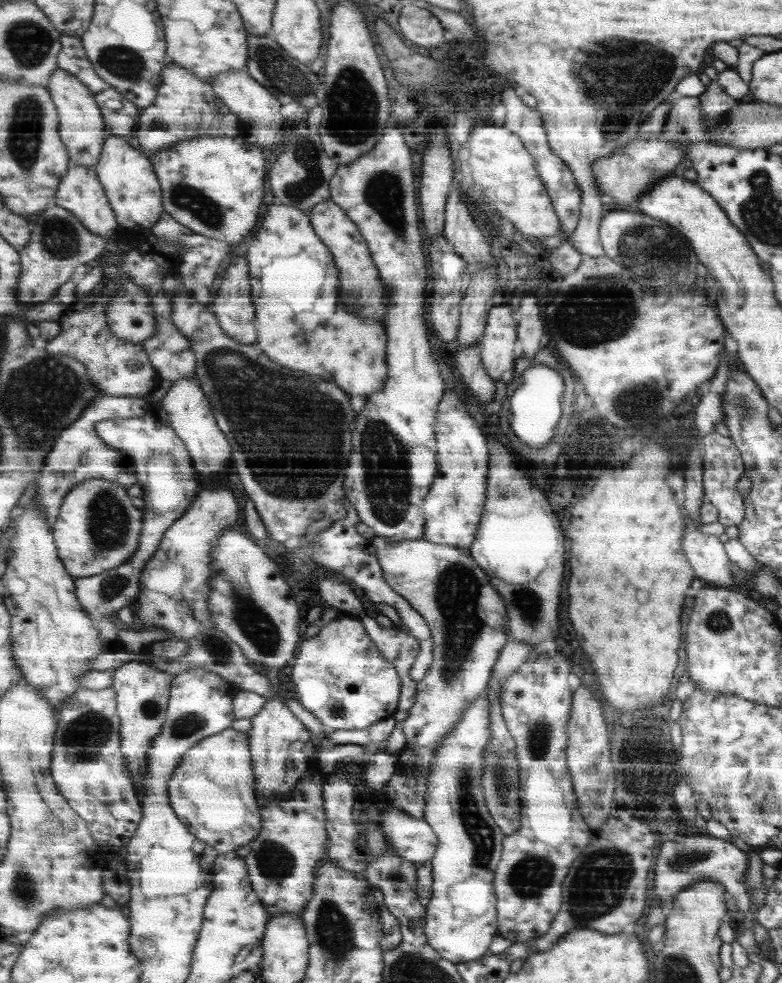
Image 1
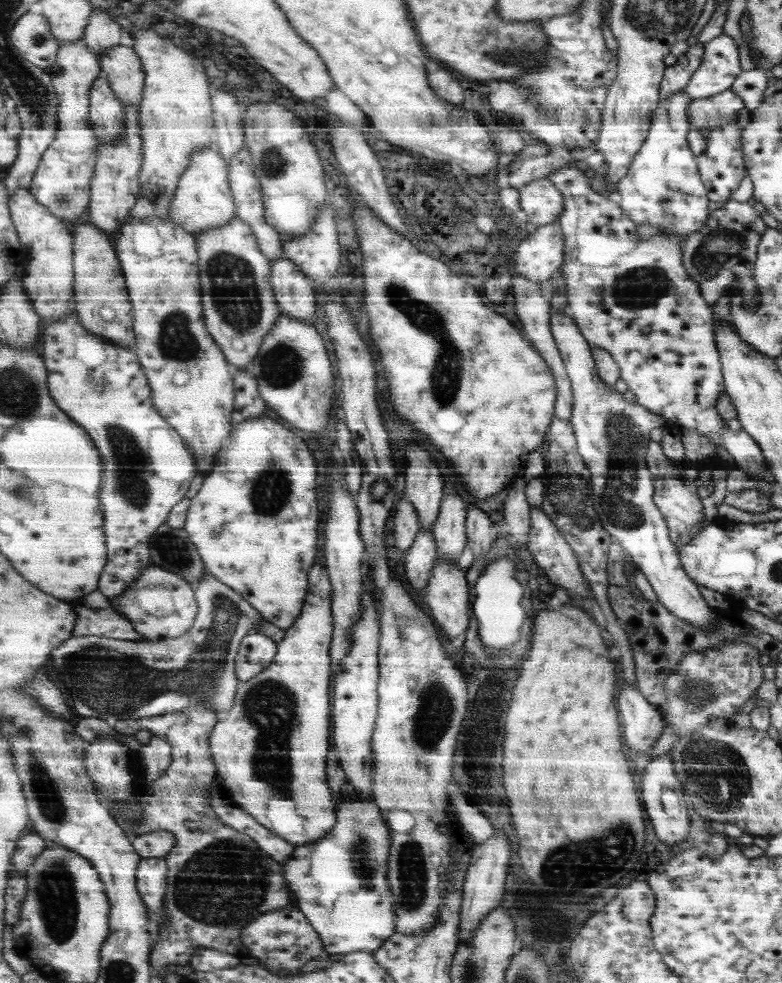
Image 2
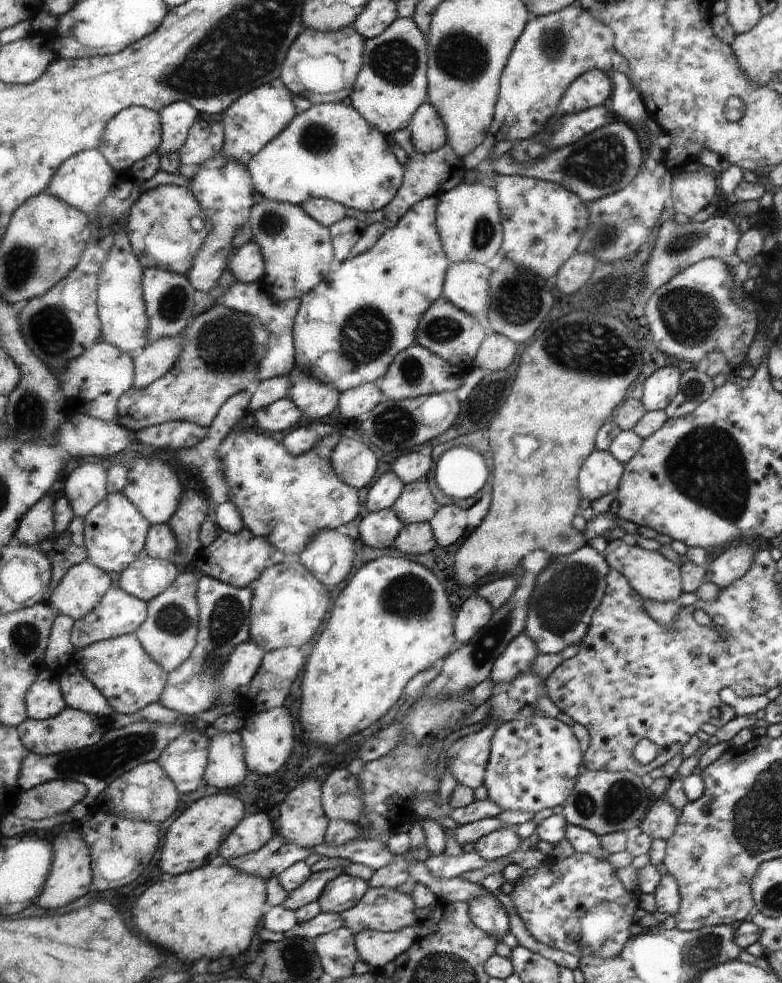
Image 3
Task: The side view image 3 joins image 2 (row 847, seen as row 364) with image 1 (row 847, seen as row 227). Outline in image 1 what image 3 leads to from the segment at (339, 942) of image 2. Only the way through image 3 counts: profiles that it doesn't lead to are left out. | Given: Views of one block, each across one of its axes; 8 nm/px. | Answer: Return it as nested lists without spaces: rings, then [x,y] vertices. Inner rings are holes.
[[[393,808],[393,812],[385,812],[385,816],[381,814],[379,822],[385,826],[385,832],[393,842],[397,856],[405,856],[413,862],[435,858],[441,842],[433,826],[429,826],[425,820],[411,818],[409,814]]]

